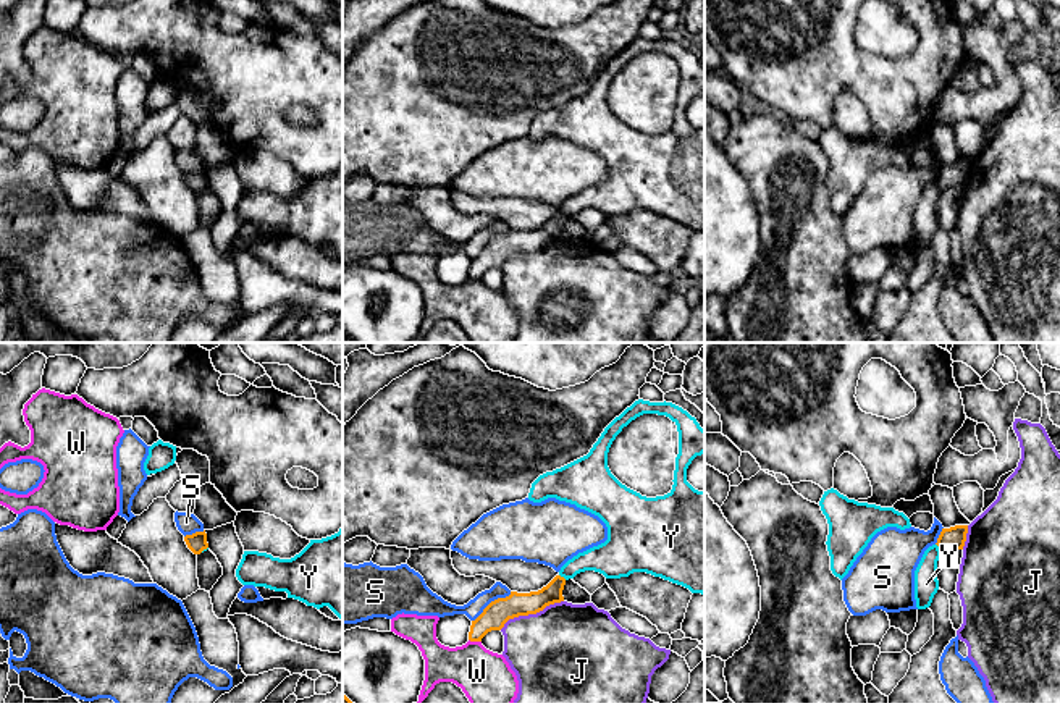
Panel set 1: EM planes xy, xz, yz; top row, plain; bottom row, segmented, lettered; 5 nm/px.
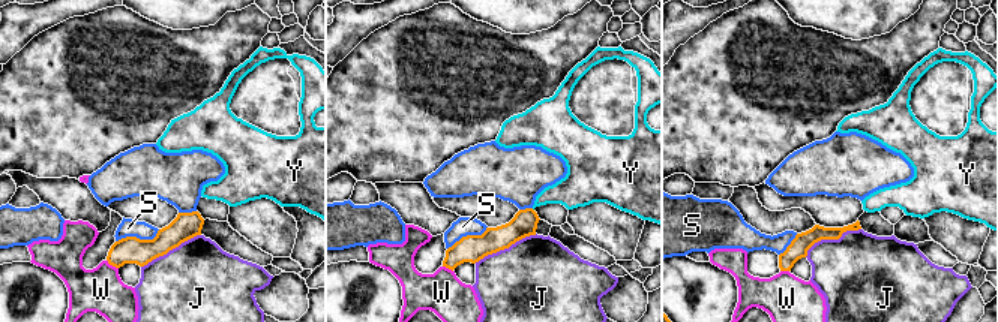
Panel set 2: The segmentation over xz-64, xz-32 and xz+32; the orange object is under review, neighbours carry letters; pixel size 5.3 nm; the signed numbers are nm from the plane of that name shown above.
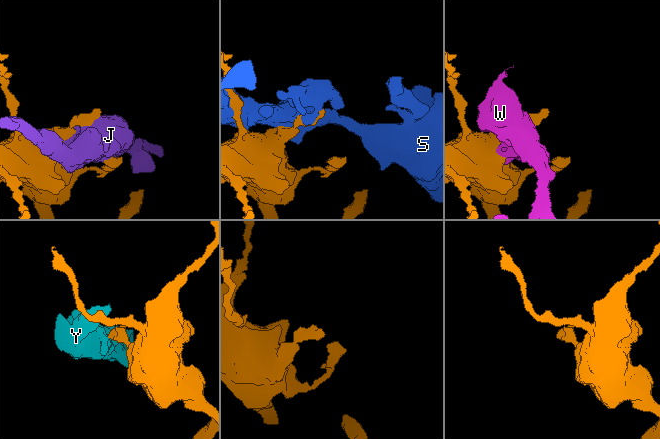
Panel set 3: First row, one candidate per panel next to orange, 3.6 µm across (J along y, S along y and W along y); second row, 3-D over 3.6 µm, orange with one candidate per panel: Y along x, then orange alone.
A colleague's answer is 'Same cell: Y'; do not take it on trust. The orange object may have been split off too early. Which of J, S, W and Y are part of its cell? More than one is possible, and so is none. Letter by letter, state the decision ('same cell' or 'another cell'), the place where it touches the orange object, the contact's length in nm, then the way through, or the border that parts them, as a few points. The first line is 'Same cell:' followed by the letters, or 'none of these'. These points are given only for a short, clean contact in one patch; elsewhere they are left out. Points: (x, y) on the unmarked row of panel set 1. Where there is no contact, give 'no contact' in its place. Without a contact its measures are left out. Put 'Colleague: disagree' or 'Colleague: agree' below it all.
Same cell: none of these
J: another cell; meets orange in xz at (530, 251); contact 360 nm long
S: another cell; meets orange in xz at (492, 239); contact 240 nm long
W: another cell; meets orange in xz at (475, 278); contact 70 nm long
Y: another cell; meets orange in yz at (939, 186); contact 50 nm long; border along yz (936, 181), (941, 189)
Colleague: disagree

